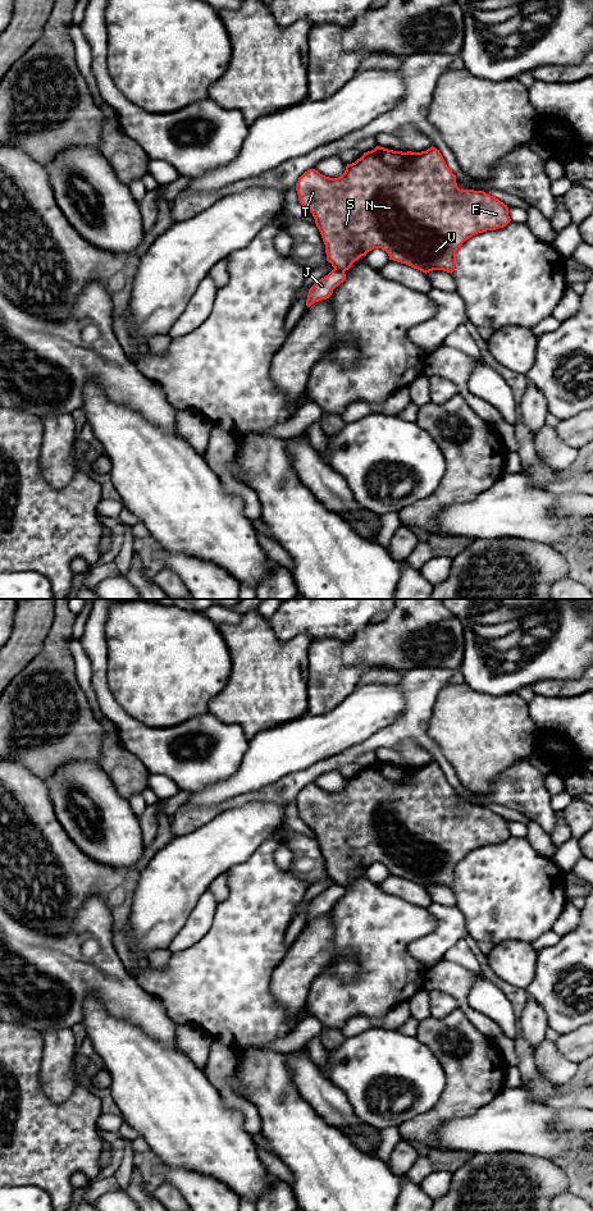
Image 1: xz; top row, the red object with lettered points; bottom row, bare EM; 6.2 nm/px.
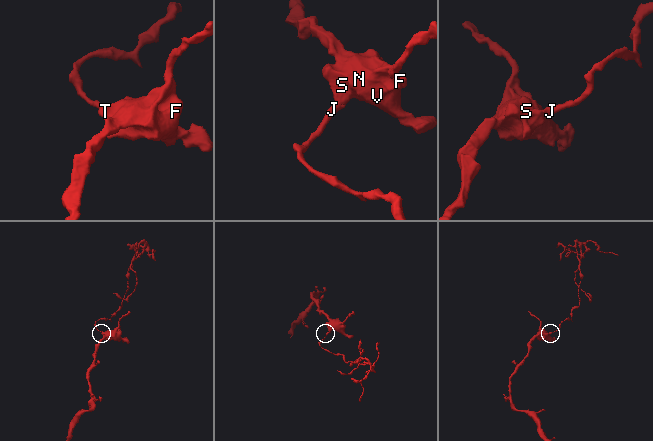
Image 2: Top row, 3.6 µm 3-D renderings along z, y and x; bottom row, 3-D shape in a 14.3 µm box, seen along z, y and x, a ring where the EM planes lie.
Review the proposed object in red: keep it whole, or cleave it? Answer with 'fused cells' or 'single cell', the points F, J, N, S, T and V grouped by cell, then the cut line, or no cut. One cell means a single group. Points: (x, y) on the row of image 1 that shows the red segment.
fused cells | F N S T V / J | xz (334, 268), (343, 272)

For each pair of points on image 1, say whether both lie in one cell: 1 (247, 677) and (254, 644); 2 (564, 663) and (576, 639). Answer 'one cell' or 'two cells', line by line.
1: one cell
2: one cell

